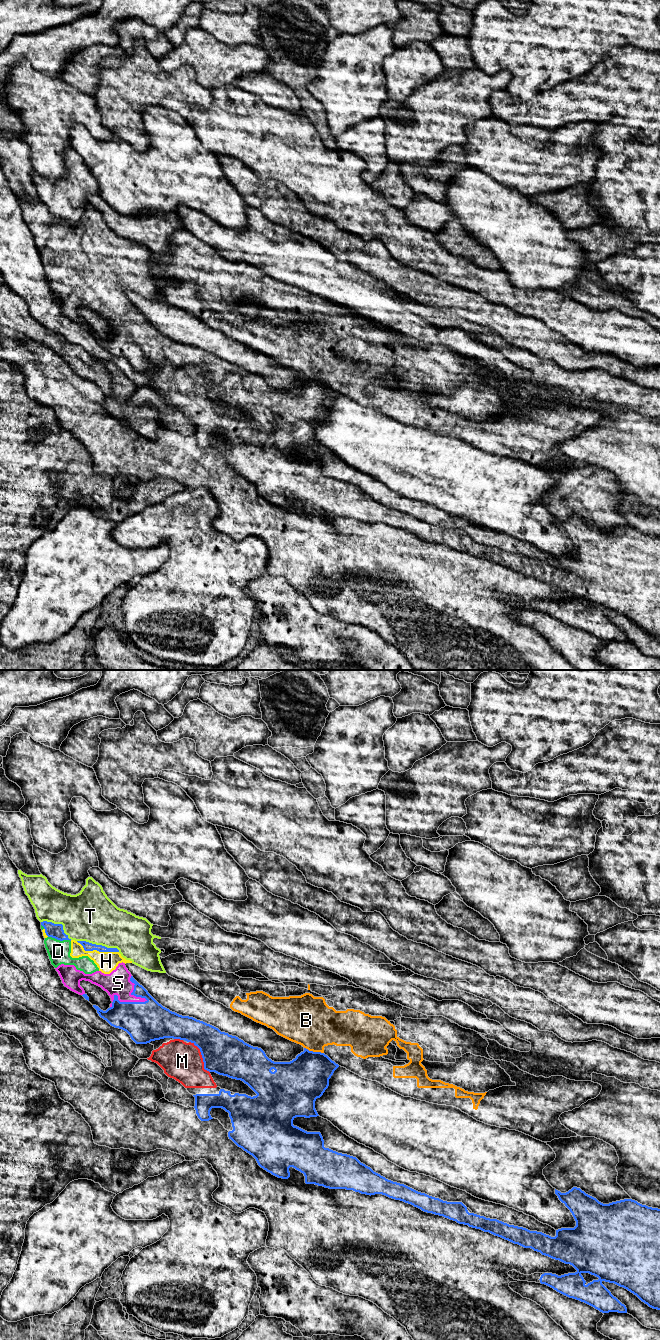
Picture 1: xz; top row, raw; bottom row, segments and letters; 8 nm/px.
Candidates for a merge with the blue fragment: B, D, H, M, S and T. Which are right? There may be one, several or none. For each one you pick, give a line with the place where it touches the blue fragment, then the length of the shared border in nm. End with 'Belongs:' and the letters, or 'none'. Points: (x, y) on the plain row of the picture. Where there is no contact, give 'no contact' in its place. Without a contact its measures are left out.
D: meets blue in xz at (59, 267); contact 190 nm long
H: meets blue in xz at (97, 278); contact 360 nm long
M: meets blue in xz at (202, 384); contact 300 nm long
S: meets blue in xz at (139, 330); contact 320 nm long
T: meets blue in xz at (98, 273); contact 360 nm long
Belongs: D, H, M, S, T

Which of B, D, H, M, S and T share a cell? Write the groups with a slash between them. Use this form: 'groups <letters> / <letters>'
groups B / D H M S T

